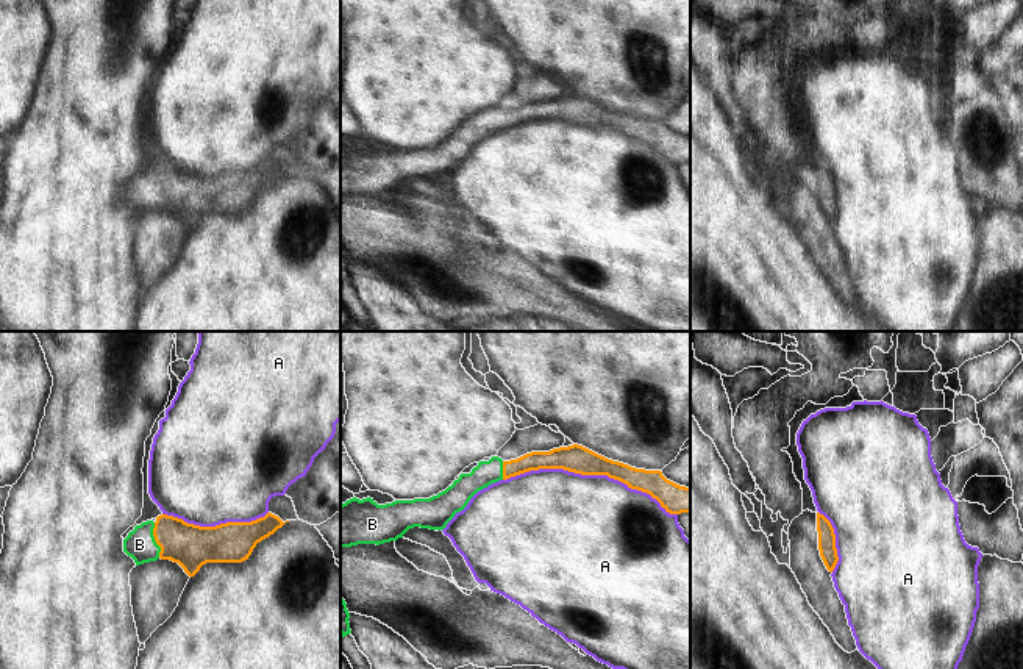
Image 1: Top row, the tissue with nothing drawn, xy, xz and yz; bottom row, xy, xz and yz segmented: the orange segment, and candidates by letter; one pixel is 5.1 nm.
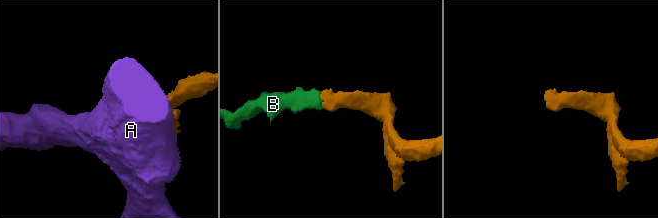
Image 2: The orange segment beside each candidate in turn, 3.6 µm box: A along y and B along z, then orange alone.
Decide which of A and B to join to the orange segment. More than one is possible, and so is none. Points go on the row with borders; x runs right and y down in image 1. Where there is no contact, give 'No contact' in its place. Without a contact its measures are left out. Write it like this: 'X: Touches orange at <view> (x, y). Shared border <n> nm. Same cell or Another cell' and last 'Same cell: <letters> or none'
A: Touches orange at xz (591, 474). Shared border 900 nm. Another cell
B: Touches orange at xy (155, 540). Shared border 190 nm. Same cell
Same cell: B.

